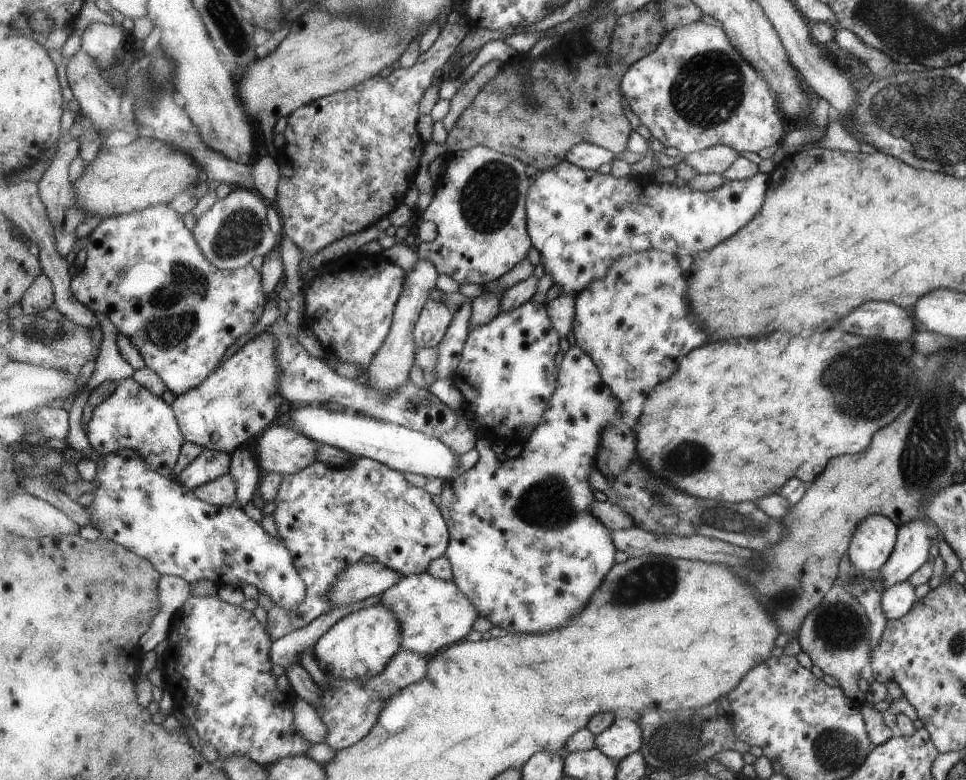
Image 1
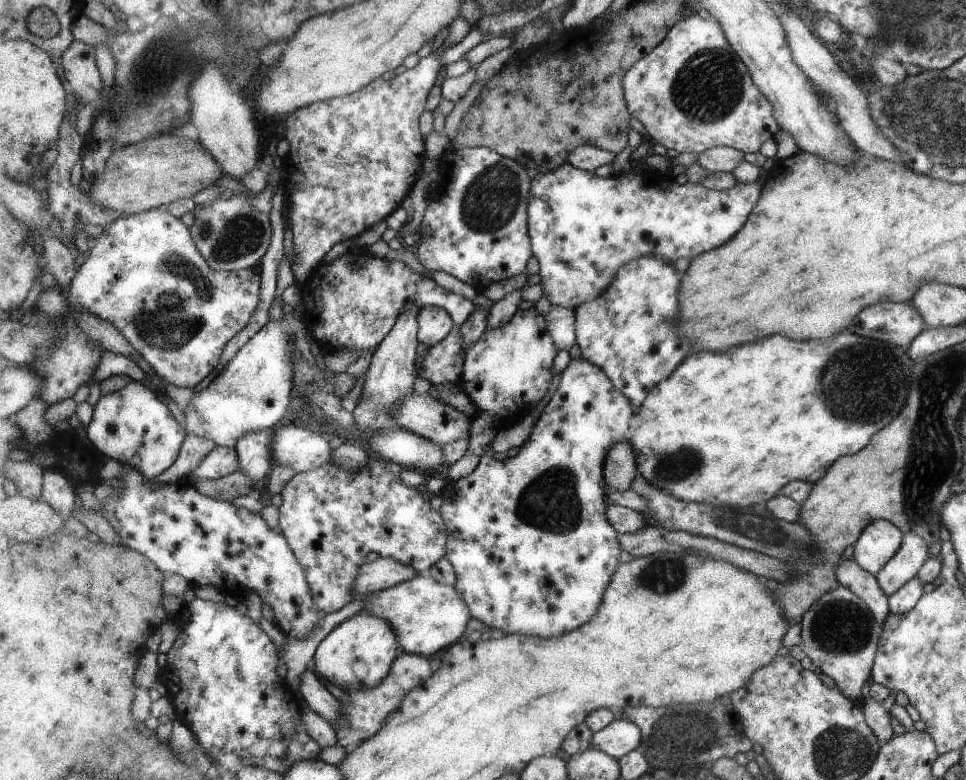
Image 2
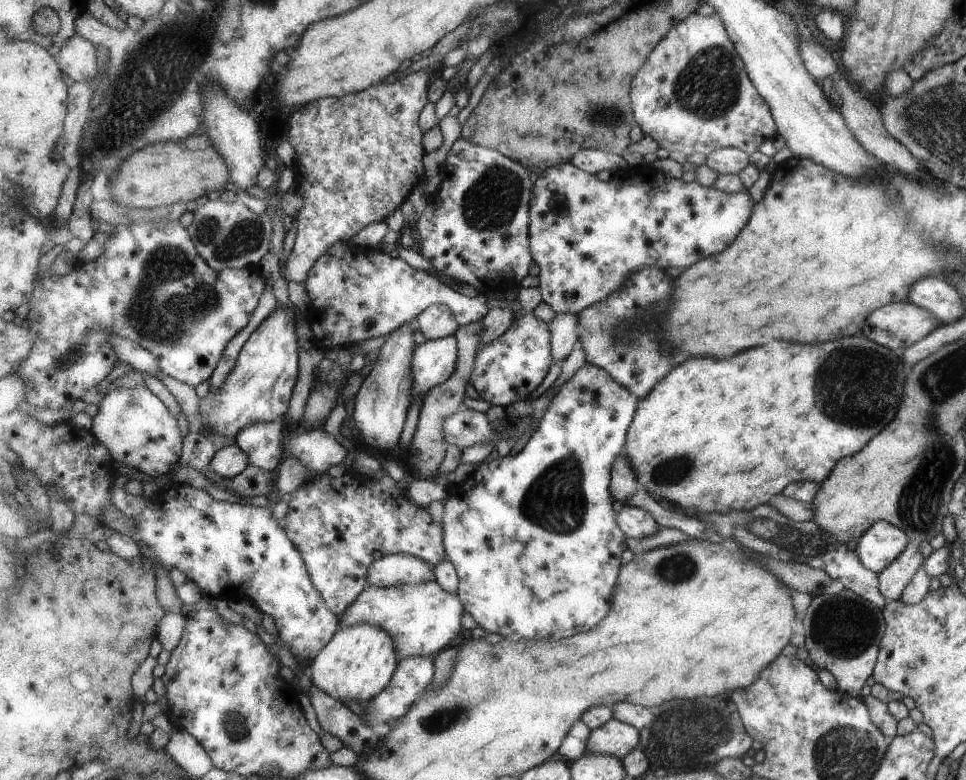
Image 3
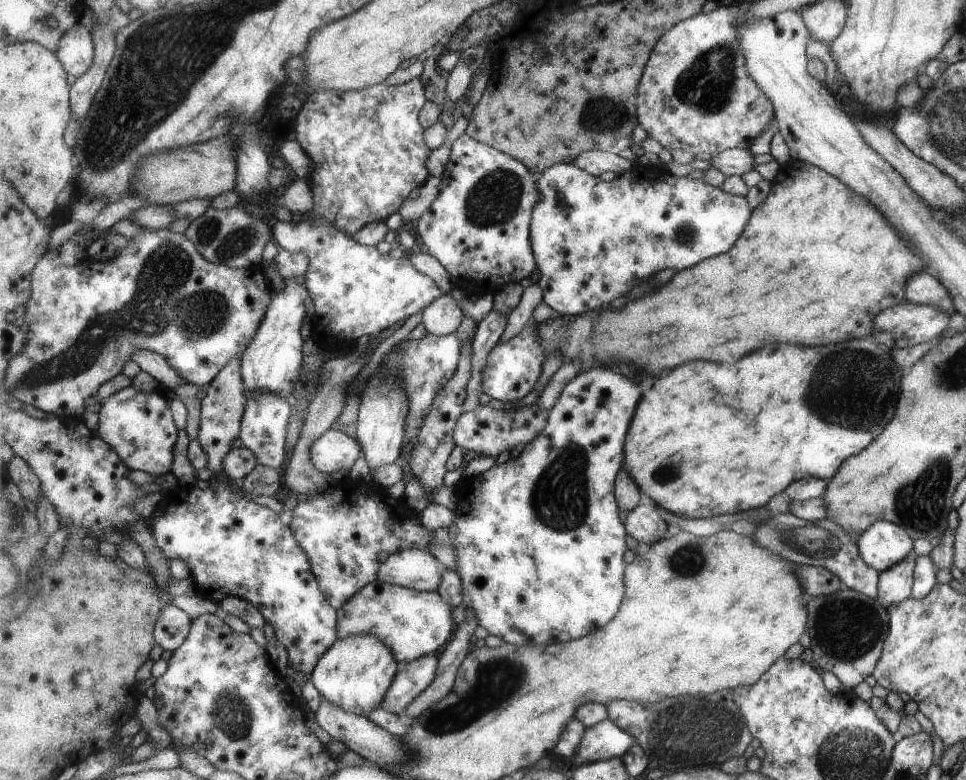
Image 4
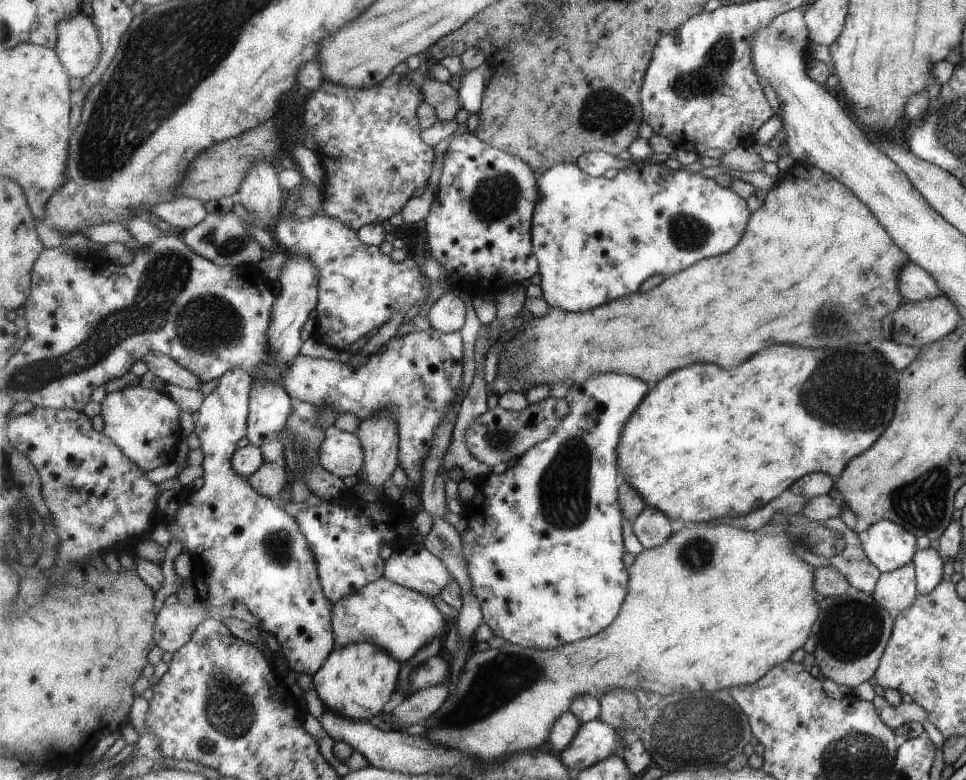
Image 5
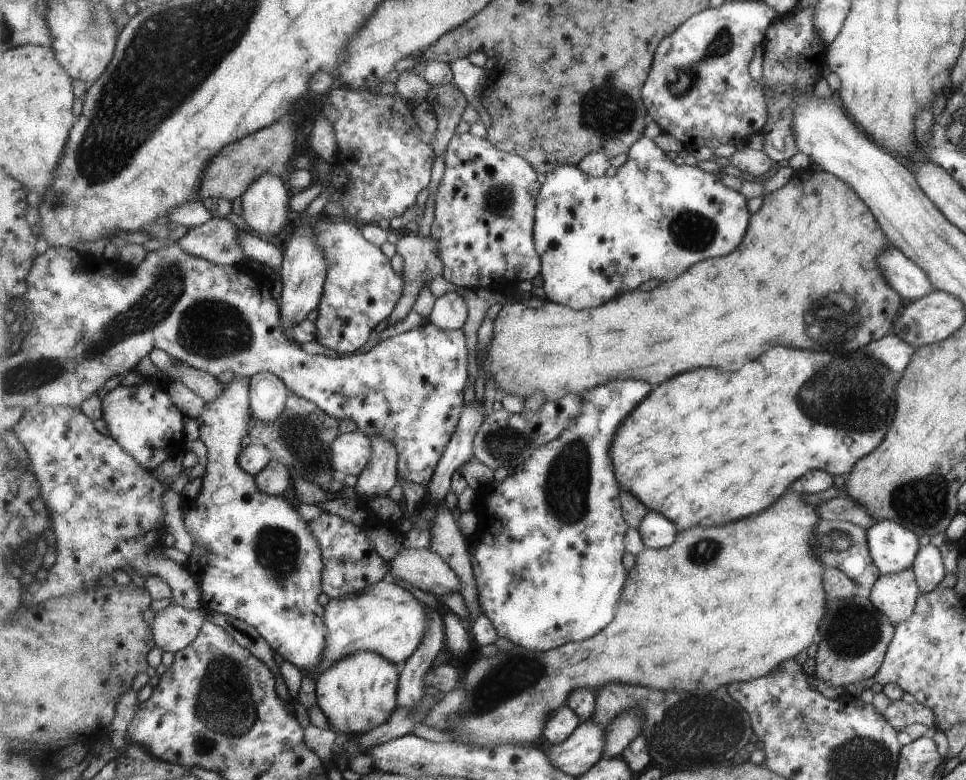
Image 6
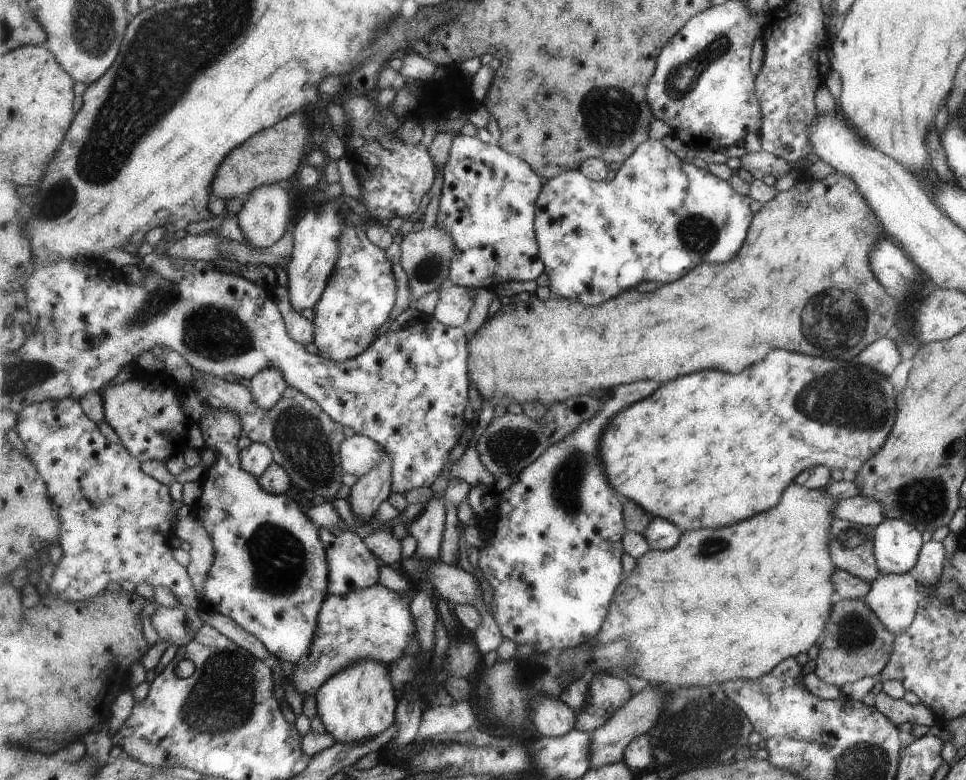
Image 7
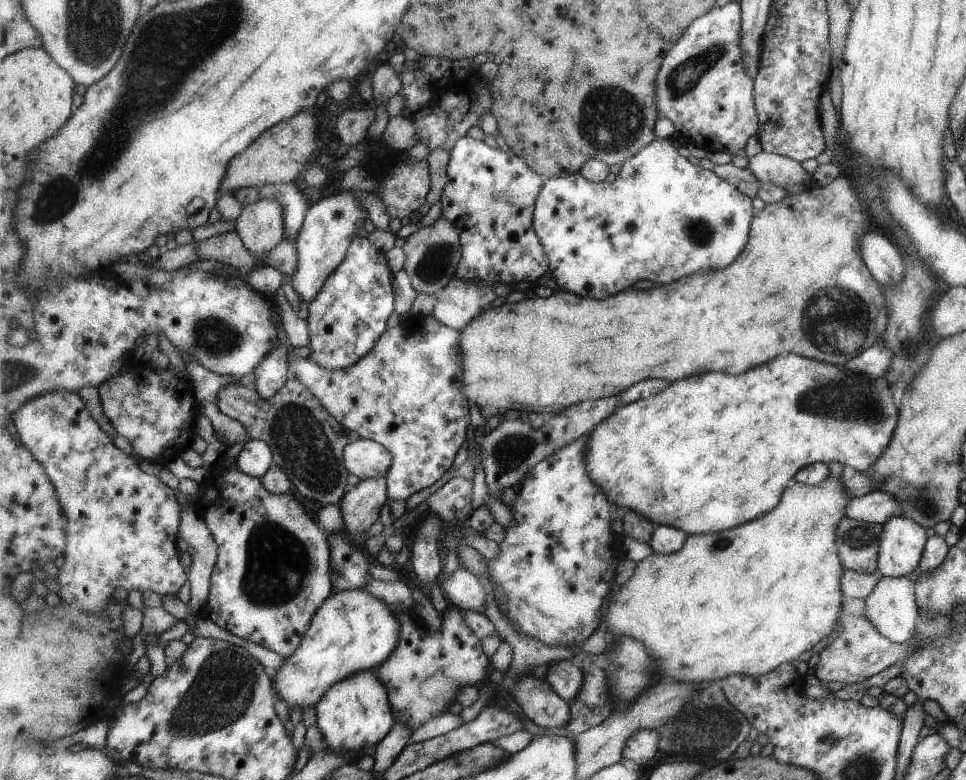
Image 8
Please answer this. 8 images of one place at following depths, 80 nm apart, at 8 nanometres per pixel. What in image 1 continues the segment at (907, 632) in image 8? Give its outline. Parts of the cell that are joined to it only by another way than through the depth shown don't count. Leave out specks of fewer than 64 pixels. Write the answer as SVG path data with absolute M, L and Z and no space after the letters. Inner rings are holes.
M927 520L911 521L898 527L894 549L876 573L883 590L907 581L927 560L937 528Z

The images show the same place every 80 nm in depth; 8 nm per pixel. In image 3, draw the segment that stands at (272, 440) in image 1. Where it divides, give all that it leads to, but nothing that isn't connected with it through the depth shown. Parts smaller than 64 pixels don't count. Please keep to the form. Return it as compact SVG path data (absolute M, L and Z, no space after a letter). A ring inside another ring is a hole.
M323 427L312 431L299 429L286 432L284 454L299 457L314 473L326 473L347 458L347 448Z

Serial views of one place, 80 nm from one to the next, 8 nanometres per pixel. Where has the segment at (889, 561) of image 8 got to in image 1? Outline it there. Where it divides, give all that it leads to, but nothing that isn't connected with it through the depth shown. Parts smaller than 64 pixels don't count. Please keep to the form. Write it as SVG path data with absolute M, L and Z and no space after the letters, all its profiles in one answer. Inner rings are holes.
M883 515L865 517L850 539L851 566L864 574L877 573L894 549L898 526Z

